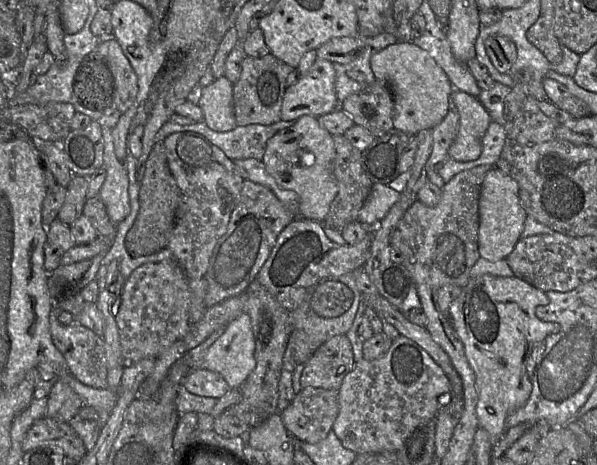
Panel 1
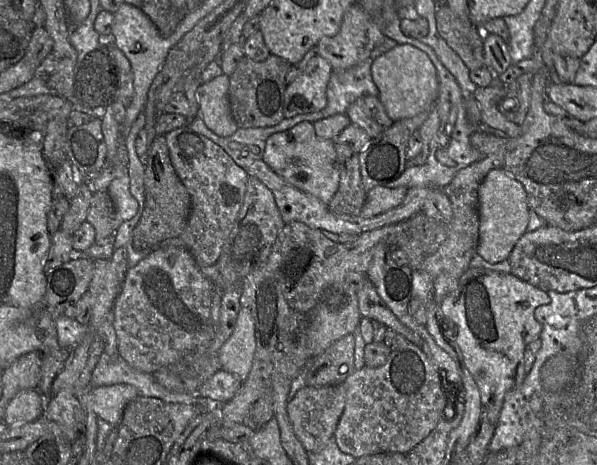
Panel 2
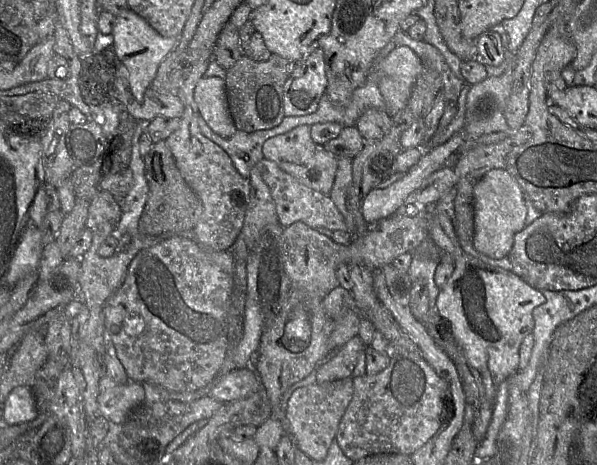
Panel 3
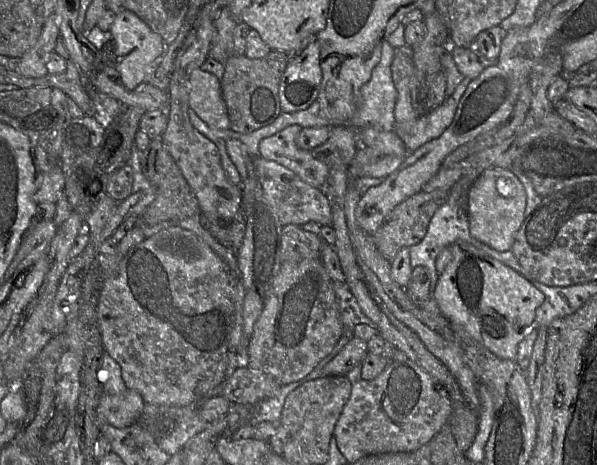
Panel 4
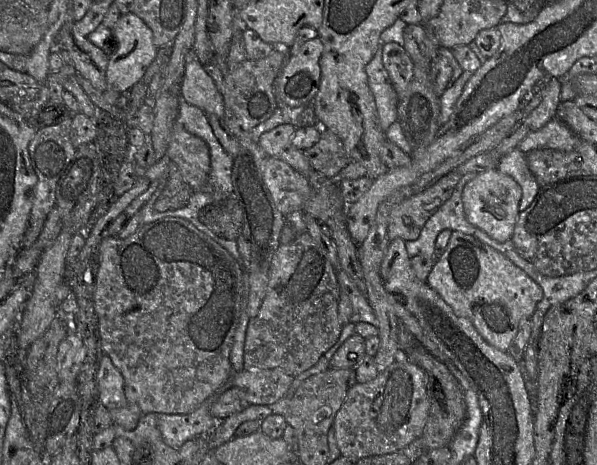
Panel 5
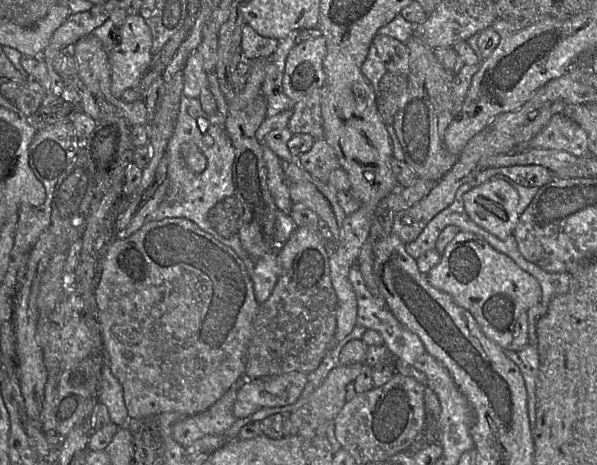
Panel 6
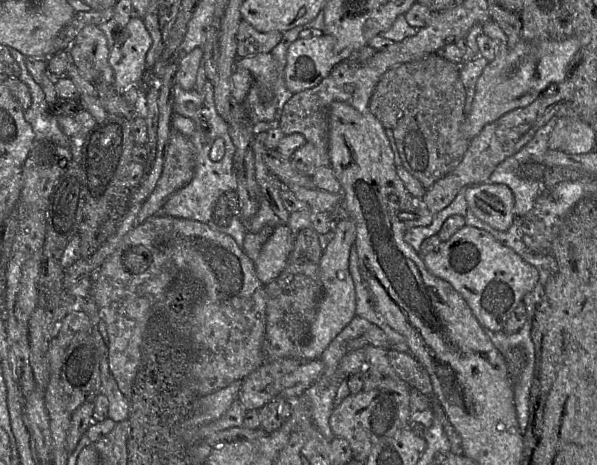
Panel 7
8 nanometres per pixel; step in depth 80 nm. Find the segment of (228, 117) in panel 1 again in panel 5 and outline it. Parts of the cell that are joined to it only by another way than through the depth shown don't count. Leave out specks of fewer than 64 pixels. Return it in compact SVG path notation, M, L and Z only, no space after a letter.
M198 58L185 65L181 83L181 96L204 113L224 117L224 100L214 80L206 73Z

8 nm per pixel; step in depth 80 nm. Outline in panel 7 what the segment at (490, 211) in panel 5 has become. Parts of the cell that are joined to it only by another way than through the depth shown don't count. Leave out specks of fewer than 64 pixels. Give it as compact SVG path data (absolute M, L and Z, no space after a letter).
M482 183L469 186L465 198L474 215L499 231L507 231L516 215L512 190L501 183Z

